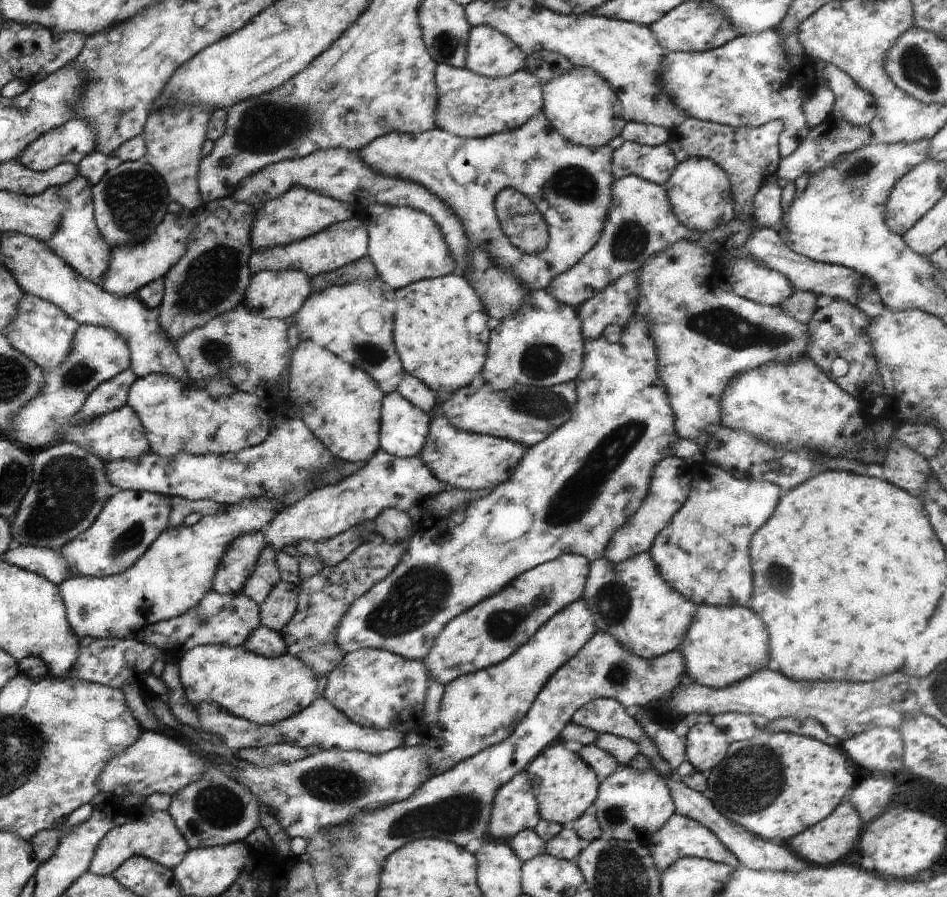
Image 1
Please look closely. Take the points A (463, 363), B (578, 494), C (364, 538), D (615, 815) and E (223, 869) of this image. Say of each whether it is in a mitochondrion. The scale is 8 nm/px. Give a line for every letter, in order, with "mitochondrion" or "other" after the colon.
A: other
B: mitochondrion
C: other
D: mitochondrion
E: other

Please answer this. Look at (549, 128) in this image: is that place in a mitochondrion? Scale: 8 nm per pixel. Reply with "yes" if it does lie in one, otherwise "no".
no

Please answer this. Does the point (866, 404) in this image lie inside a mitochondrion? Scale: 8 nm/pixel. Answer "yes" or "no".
no

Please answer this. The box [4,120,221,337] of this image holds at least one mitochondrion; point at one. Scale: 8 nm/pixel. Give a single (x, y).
(133, 198)

